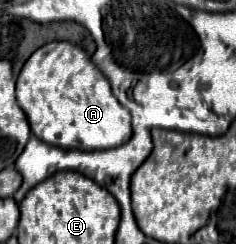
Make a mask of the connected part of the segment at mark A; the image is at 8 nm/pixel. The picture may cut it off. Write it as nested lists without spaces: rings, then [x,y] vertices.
[[[68,41],[46,43],[30,55],[16,79],[16,99],[26,113],[32,135],[60,149],[112,149],[126,143],[132,135],[130,113],[114,97],[108,79],[100,73],[96,65],[92,65],[90,57],[78,45],[72,45]]]

